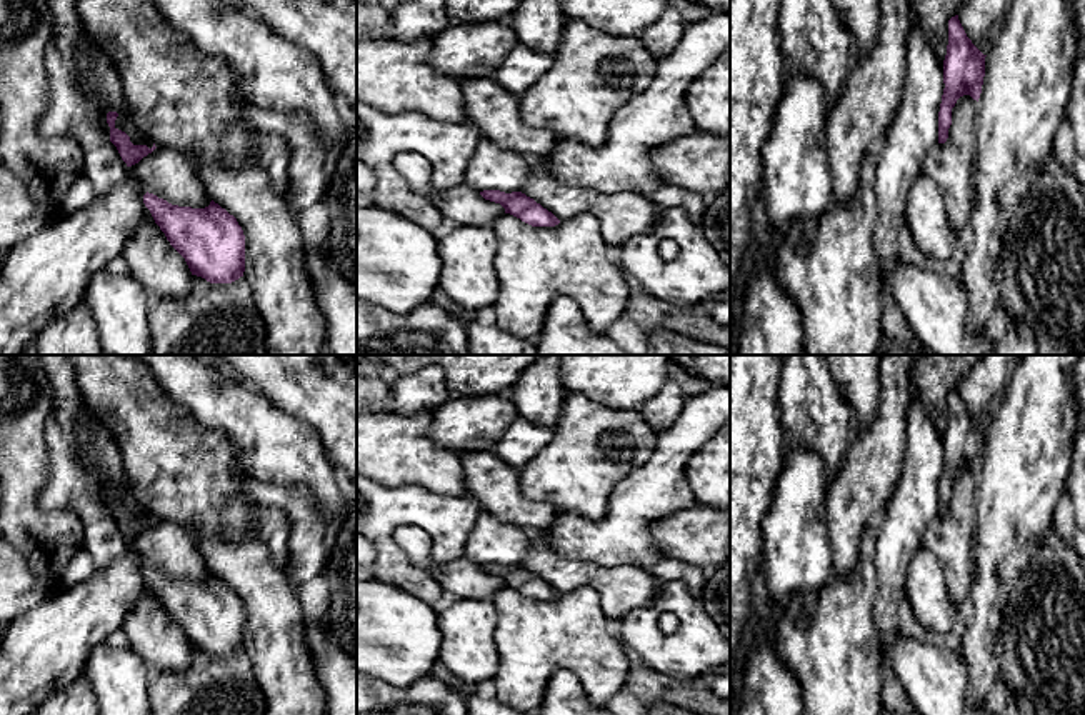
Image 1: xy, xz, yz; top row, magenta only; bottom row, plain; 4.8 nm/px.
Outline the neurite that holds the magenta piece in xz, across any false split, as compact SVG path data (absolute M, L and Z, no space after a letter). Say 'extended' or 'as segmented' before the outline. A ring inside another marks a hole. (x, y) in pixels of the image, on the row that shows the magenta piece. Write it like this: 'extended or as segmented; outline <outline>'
extended; outline M543 158L530 162L528 182L520 192L483 190L480 195L532 227L555 227L578 215L592 215L607 245L622 245L647 230L663 210L637 192L605 195L562 183L545 170Z

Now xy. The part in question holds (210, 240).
extended; outline M72 0L78 18L88 35L112 57L120 78L127 105L142 130L152 138L153 147L133 145L130 137L115 127L117 112L107 113L110 142L117 147L127 167L138 163L158 148L190 150L198 160L198 173L212 202L205 208L172 205L153 193L143 195L155 223L165 233L170 245L185 258L192 275L210 283L232 283L245 277L253 295L255 307L267 328L268 355L328 355L325 350L325 322L315 303L312 283L305 268L305 240L298 217L293 213L287 190L277 192L268 173L255 157L230 168L220 153L220 137L228 125L243 125L258 132L235 108L233 102L243 98L240 77L227 62L205 55L192 40L177 30L157 8L153 0Z

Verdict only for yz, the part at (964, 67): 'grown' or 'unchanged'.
grown

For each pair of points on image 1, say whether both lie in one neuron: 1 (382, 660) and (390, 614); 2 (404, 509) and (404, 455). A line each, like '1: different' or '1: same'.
1: same
2: different

